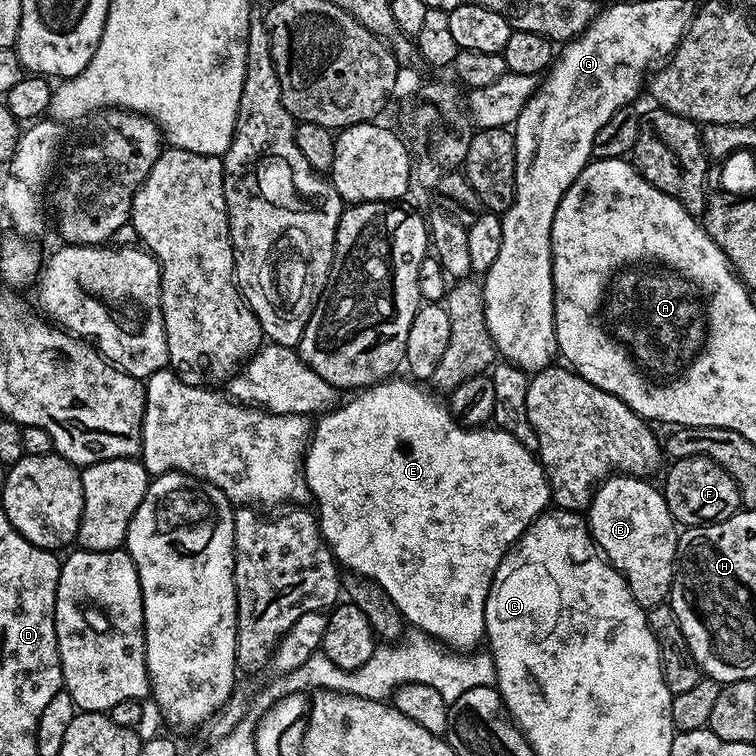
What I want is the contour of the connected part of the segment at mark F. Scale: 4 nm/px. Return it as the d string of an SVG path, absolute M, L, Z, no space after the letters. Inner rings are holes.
M691 456L681 460L672 460L663 473L662 491L666 498L666 506L670 514L680 526L699 526L701 524L717 524L741 511L740 491L722 466L709 456Z

